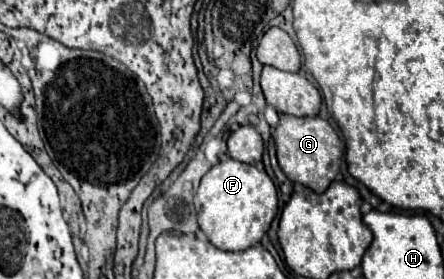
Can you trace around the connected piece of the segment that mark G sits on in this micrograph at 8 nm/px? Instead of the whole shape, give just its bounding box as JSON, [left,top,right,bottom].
[273,115,345,193]

